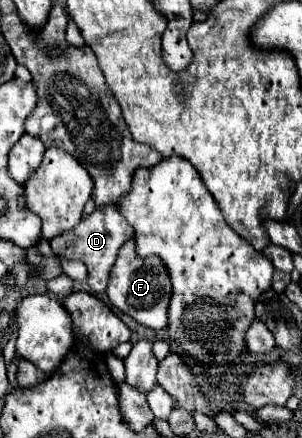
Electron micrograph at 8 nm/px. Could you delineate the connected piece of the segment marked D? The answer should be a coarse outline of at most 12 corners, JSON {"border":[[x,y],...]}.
{"border":[[114,205],[96,207],[52,239],[54,255],[82,261],[104,293],[134,229]]}

